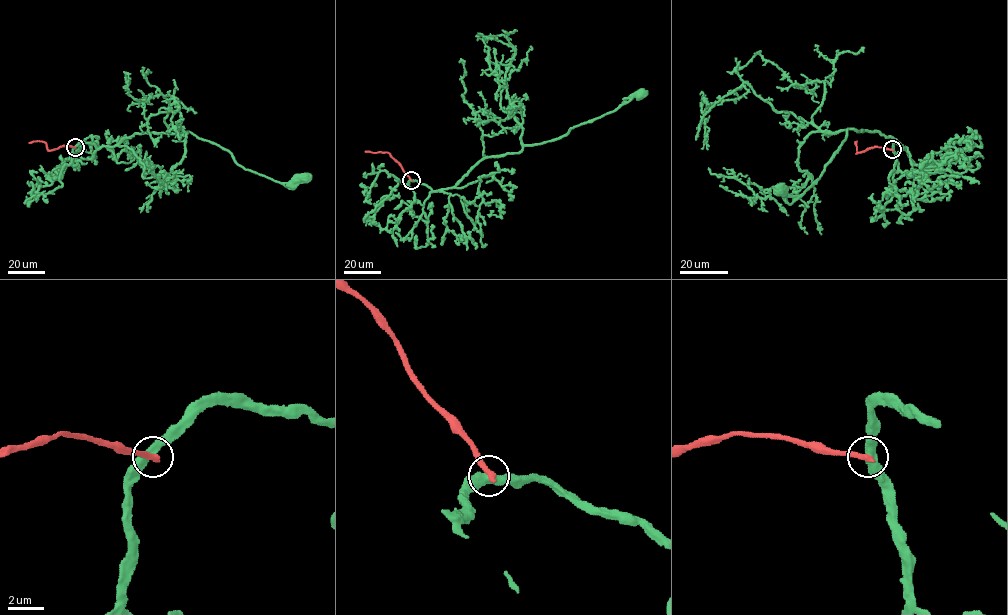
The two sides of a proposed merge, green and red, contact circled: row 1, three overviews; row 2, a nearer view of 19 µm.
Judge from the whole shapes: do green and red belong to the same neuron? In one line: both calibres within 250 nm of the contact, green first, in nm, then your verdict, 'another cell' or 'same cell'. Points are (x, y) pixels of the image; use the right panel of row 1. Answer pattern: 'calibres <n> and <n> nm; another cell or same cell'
calibres 480 and 360 nm; another cell

